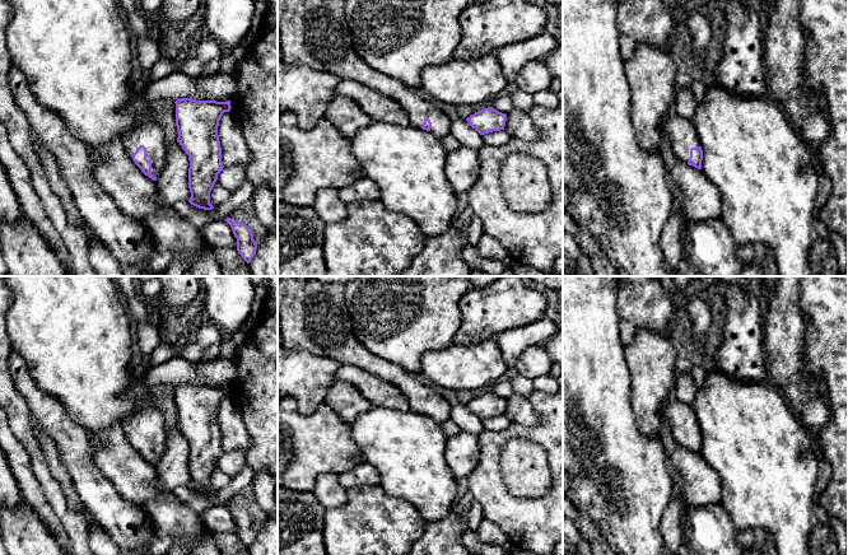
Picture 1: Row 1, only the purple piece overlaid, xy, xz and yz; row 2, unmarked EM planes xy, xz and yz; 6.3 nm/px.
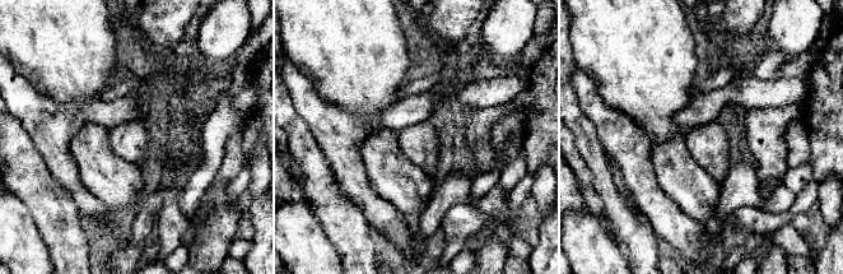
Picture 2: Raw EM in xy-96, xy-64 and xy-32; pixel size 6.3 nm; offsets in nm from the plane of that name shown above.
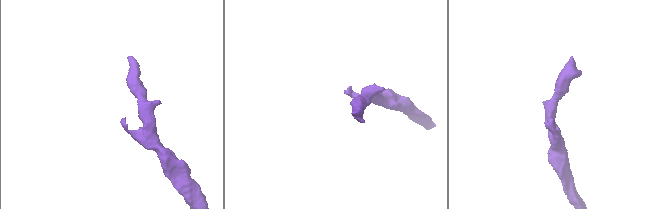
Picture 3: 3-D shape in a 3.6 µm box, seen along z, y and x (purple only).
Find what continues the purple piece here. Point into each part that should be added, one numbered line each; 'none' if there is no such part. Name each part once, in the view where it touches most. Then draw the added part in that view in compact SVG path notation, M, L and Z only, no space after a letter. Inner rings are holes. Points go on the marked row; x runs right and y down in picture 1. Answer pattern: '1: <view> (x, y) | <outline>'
1: xy (149, 134) | M140 122L130 131L120 137L127 155L132 159L132 154L140 145L146 148L146 159L152 162L152 174L159 177L166 165L166 144L163 130L157 122Z

